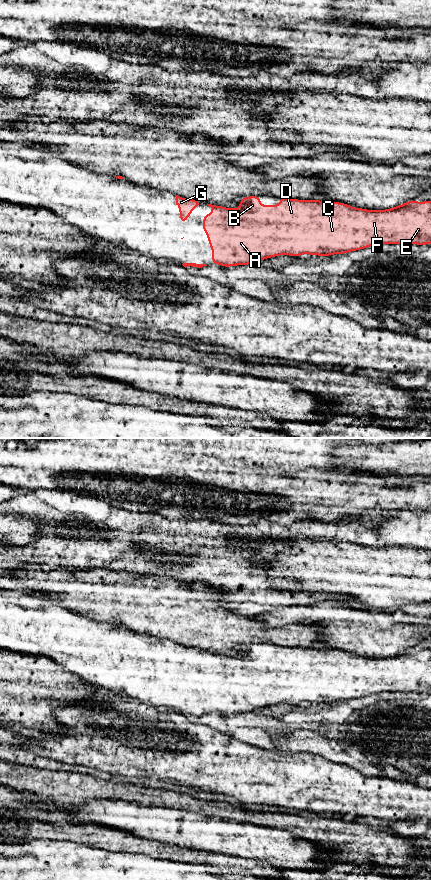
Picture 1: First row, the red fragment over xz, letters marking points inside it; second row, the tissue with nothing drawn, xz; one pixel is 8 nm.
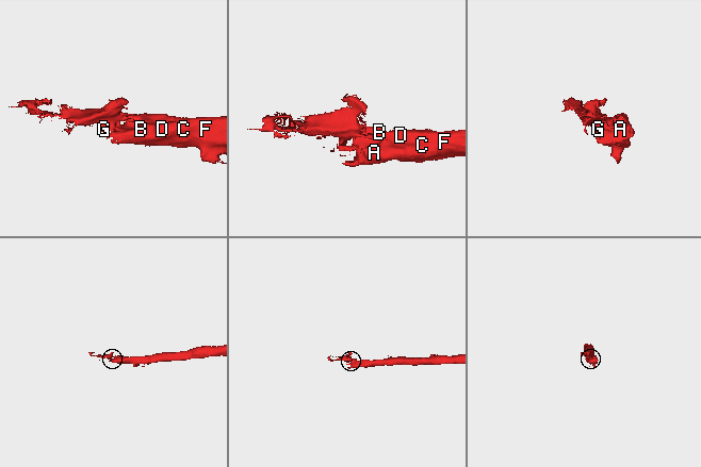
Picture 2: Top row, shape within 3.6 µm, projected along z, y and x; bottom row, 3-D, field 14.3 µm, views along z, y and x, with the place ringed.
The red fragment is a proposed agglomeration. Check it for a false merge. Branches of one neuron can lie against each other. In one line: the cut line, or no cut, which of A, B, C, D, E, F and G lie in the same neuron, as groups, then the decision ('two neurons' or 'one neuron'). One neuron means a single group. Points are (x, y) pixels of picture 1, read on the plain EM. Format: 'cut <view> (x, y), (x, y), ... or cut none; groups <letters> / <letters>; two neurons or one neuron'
cut none; groups A B C D E F G; one neuron

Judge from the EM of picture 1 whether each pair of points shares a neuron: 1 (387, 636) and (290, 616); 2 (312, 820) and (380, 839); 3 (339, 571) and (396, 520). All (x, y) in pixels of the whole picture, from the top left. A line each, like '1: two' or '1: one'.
1: one
2: one
3: two

